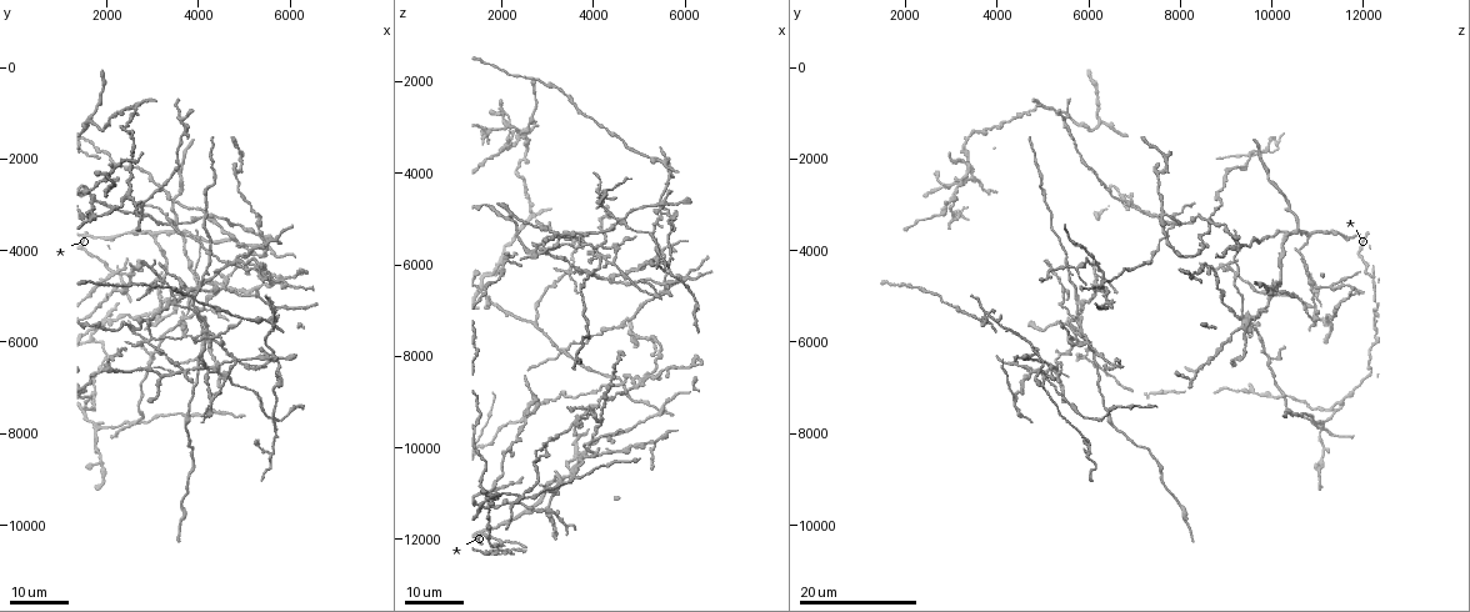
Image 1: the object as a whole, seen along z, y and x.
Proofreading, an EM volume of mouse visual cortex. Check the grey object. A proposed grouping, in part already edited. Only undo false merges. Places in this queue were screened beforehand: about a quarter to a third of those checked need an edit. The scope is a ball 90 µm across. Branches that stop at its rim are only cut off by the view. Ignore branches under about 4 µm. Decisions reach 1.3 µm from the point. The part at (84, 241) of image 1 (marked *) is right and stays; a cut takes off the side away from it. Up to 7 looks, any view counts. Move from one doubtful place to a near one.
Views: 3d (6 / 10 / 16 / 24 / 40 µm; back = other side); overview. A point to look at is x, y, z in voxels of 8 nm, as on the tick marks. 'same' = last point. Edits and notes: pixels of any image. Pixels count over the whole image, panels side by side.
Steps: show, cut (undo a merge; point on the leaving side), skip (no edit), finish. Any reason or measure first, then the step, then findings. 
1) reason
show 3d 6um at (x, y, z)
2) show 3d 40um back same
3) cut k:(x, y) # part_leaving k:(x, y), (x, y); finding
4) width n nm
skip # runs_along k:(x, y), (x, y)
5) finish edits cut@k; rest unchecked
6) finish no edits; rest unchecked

three arms meet
show 3d 16um at (2350, 7800, 11050)

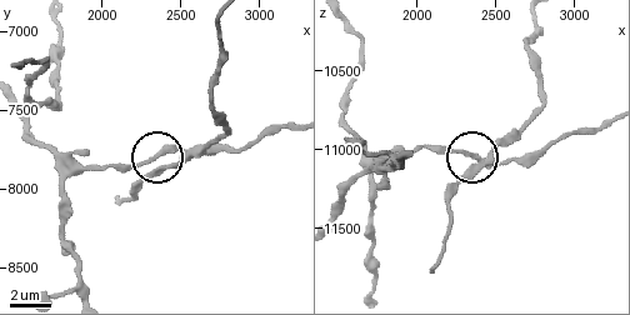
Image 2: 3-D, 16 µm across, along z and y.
zoom in
show 3d 10um at (2320, 7780, 11020)

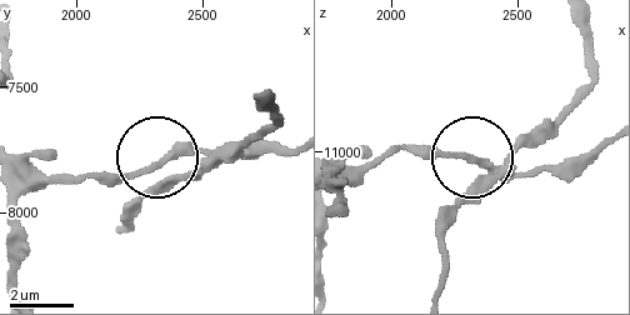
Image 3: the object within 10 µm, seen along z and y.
width 170 nm
skip # runs_along 3:(586, 28), (584, 84), (498, 165), (388, 149); one neuron here

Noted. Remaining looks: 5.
four arms meet
show 3d 24um at (2200, 2550, 2850)

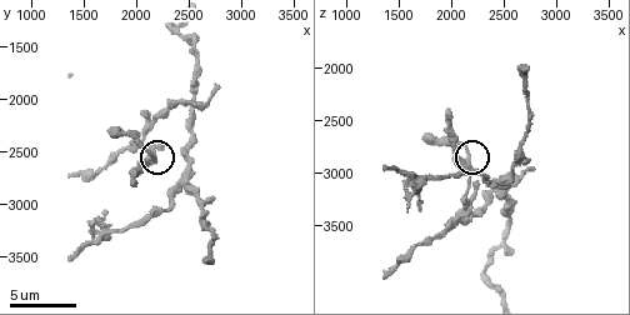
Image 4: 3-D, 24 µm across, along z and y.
show 3d 10um same

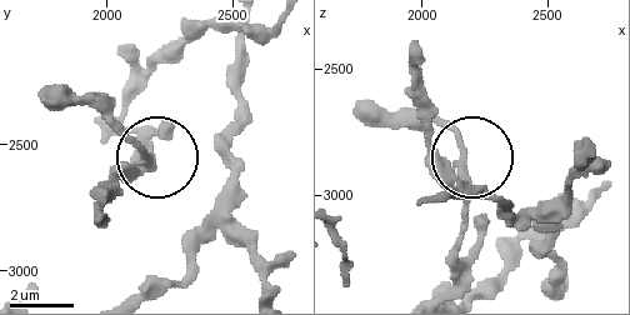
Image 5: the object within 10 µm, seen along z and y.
width 320 nm
skip # runs_along 5:(448, 288), (464, 224), (464, 168), (439, 151), (410, 98); one neuron here

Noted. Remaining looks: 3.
show 3d 24um at (2050, 2400, 3450)

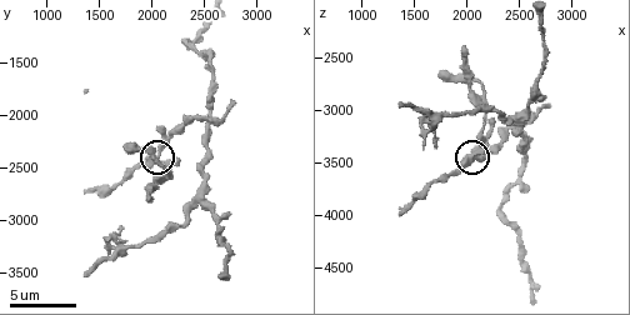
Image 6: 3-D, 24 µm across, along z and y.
show 3d 6um same

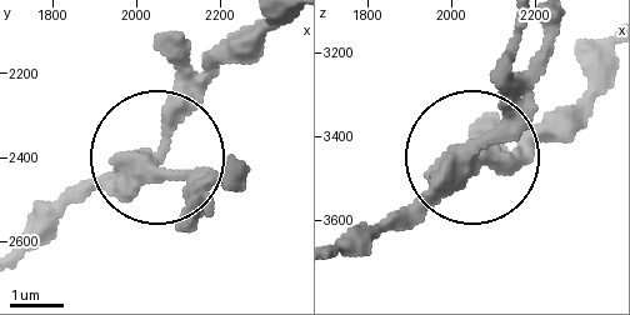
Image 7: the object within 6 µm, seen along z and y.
show 3d 6um back at (2055, 2430, 3425)

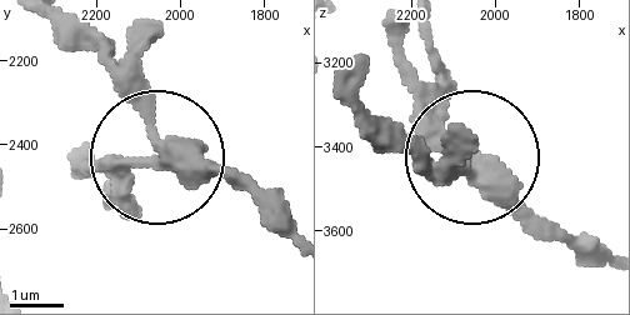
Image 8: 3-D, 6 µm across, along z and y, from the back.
arms 3
skip # one neuron here

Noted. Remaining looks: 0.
finish no edits; rest unchecked

